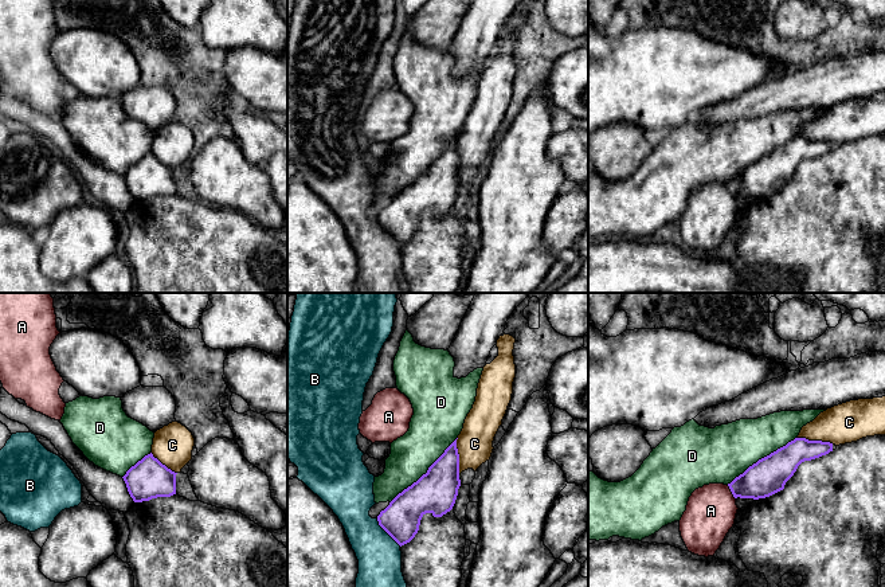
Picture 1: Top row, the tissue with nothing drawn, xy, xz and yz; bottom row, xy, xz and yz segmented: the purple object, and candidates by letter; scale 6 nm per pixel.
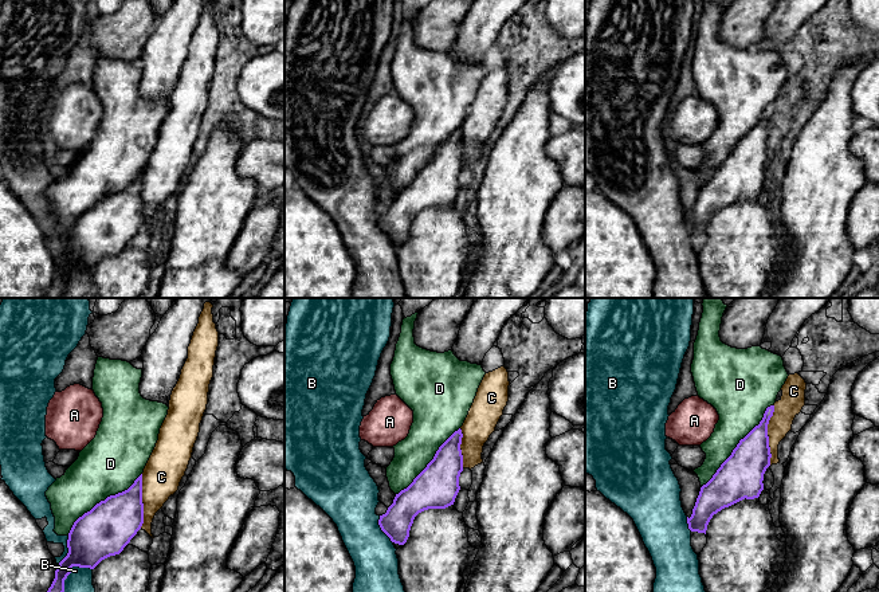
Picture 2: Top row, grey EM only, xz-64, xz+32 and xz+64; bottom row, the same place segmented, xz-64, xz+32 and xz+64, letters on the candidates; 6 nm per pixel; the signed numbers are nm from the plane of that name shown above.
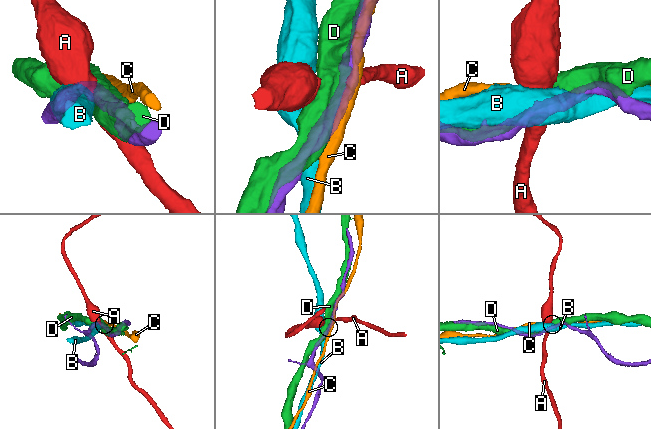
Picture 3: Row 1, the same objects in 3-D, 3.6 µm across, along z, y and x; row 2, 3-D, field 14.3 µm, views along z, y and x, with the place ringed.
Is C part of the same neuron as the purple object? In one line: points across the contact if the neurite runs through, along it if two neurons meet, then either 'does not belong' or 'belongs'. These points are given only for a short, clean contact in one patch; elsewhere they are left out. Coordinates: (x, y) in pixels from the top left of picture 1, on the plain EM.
does not belong

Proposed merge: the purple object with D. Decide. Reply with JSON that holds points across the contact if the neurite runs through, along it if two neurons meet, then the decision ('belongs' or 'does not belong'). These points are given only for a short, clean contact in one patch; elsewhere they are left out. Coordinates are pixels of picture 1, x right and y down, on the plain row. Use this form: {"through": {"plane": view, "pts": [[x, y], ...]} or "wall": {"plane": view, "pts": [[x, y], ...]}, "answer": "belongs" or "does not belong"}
{"answer": "belongs"}

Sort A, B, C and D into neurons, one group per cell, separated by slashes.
A / B / C / D

